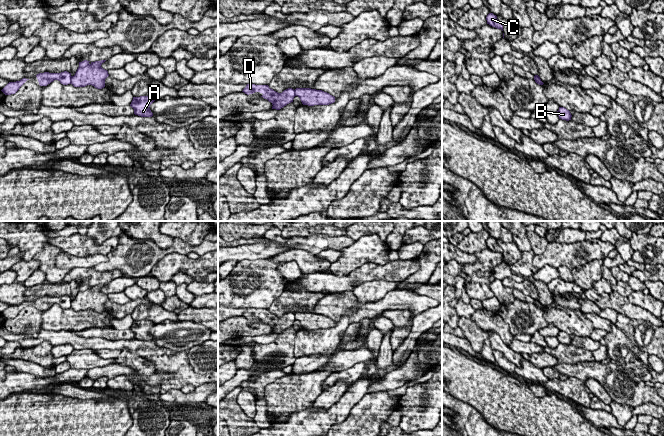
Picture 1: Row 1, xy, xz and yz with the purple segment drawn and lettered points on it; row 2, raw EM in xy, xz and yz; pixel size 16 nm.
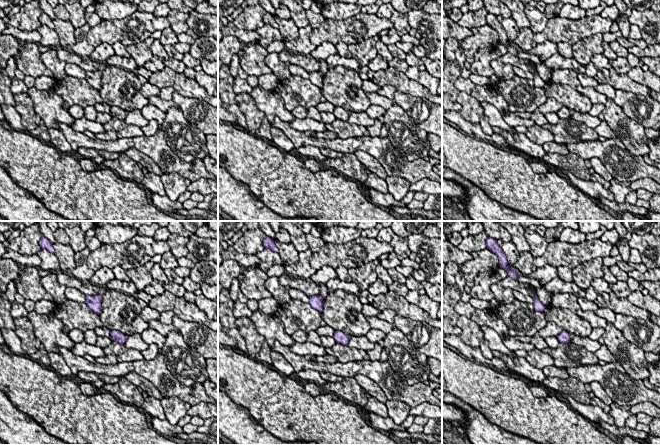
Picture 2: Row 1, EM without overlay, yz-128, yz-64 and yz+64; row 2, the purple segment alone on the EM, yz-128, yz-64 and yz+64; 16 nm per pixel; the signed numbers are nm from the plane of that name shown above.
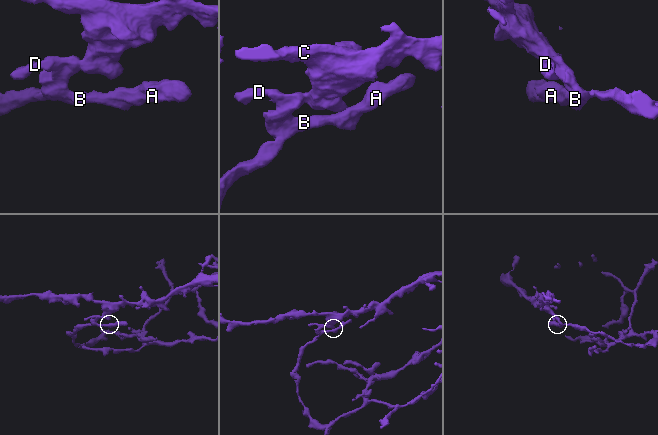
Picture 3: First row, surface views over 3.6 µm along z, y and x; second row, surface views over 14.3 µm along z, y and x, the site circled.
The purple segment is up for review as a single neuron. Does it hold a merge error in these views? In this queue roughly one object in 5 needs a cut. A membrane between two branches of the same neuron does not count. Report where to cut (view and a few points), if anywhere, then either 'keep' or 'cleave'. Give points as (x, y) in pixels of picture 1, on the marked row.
cut in xy along (72, 76), (70, 83); cleave

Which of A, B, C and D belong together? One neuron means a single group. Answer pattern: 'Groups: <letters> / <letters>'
Groups: A B D / C

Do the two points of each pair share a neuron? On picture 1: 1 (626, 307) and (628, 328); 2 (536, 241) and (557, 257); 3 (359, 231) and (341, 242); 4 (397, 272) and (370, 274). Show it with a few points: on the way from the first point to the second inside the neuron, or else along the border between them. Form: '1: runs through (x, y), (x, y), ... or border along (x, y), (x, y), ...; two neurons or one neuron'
1: border along (619, 313), (643, 319), (650, 323); two neurons
2: border along (549, 242), (542, 253), (534, 255); two neurons
3: border along (344, 235), (354, 241); two neurons
4: runs through (390, 272), (377, 272); one neuron

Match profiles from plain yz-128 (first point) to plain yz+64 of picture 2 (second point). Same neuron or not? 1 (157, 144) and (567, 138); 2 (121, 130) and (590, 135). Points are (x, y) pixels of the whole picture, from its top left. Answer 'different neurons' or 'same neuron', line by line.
1: different neurons
2: same neuron

